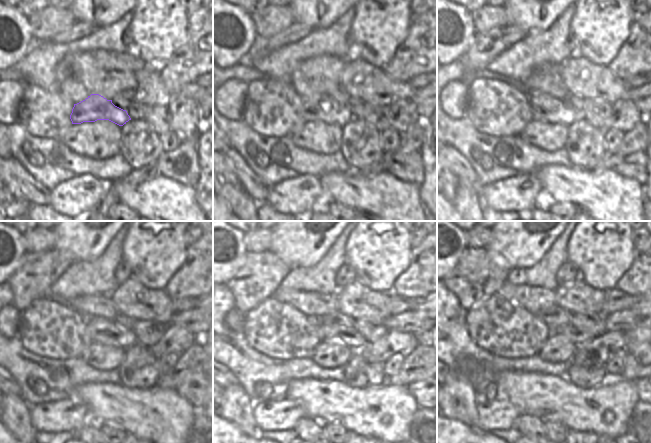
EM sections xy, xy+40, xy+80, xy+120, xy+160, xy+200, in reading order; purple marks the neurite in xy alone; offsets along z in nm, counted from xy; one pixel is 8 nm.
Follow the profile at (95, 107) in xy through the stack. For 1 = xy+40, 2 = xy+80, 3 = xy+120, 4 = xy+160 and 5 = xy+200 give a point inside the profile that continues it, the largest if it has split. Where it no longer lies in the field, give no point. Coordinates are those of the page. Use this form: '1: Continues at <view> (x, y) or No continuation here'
1: Continues at xy+40 (319, 107)
2: Continues at xy+80 (545, 107)
3: Continues at xy+120 (100, 330)
4: Continues at xy+160 (351, 337)
5: Continues at xy+200 (577, 336).

